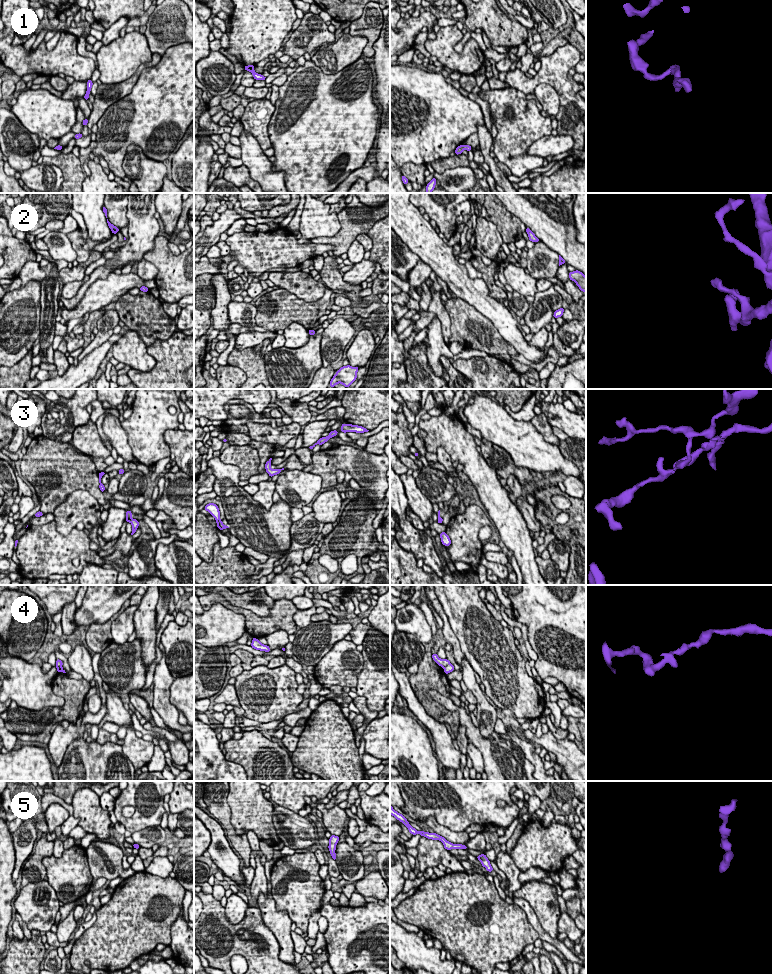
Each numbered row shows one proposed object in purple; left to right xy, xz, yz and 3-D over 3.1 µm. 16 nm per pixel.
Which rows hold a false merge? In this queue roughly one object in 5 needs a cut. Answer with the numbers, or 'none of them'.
2

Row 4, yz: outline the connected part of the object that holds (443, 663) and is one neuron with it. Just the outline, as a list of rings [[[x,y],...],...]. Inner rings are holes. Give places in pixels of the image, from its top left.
[[[437,653],[432,654],[433,660],[441,667],[444,668],[444,673],[448,674],[452,671],[454,671],[454,665],[450,663],[448,659],[440,659],[437,655]]]

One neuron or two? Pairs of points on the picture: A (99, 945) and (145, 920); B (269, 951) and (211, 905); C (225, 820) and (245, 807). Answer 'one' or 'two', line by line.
A: one
B: one
C: two

